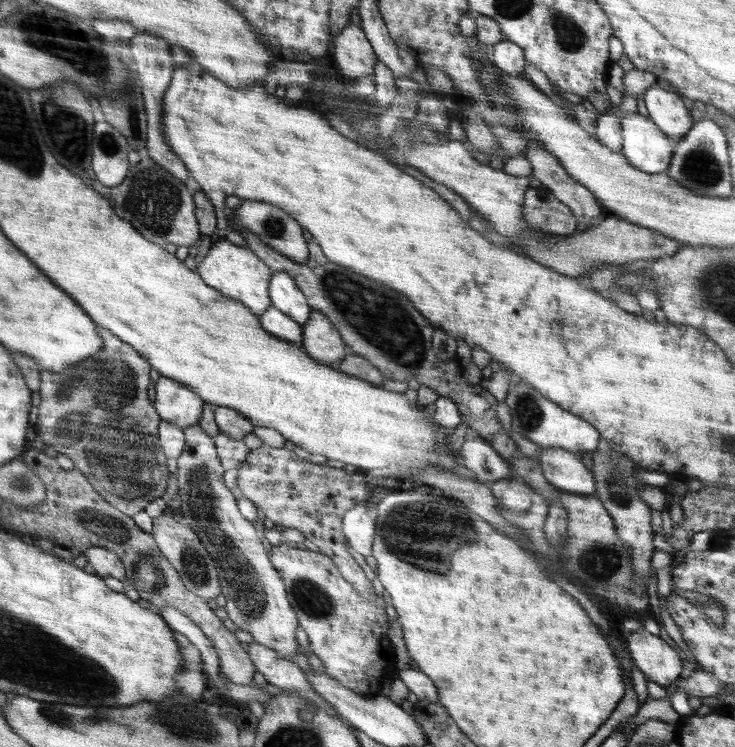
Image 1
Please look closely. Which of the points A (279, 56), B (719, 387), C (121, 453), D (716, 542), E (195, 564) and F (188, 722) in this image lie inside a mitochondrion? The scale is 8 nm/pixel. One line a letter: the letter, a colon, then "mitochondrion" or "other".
A: other
B: other
C: mitochondrion
D: other
E: mitochondrion
F: mitochondrion

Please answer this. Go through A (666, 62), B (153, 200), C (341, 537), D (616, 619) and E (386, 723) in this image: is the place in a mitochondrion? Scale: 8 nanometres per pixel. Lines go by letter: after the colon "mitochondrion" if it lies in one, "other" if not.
A: other
B: mitochondrion
C: other
D: other
E: other

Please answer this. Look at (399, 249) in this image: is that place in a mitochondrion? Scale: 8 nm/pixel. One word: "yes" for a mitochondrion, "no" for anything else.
no

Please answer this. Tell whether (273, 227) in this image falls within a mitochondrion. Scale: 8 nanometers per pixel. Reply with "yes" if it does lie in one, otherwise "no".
yes

